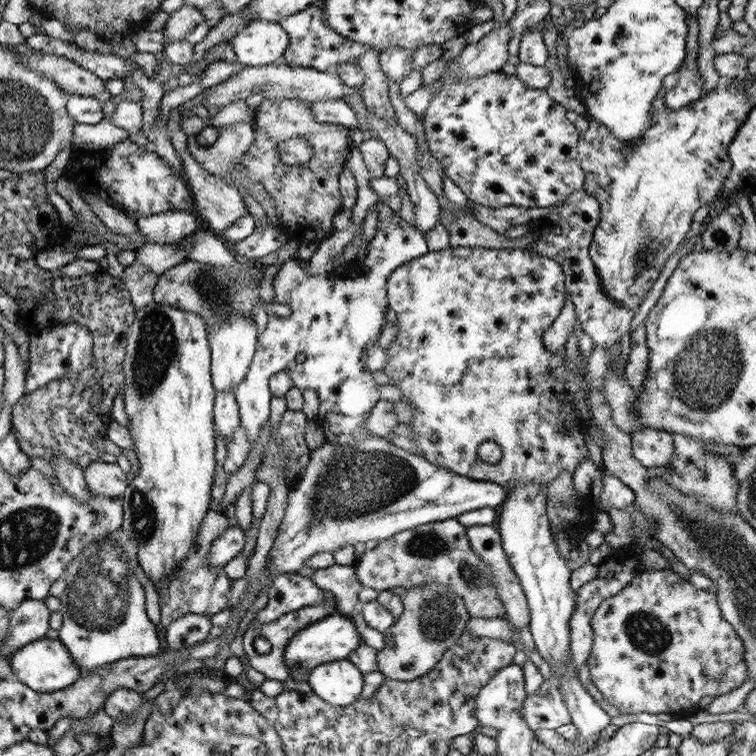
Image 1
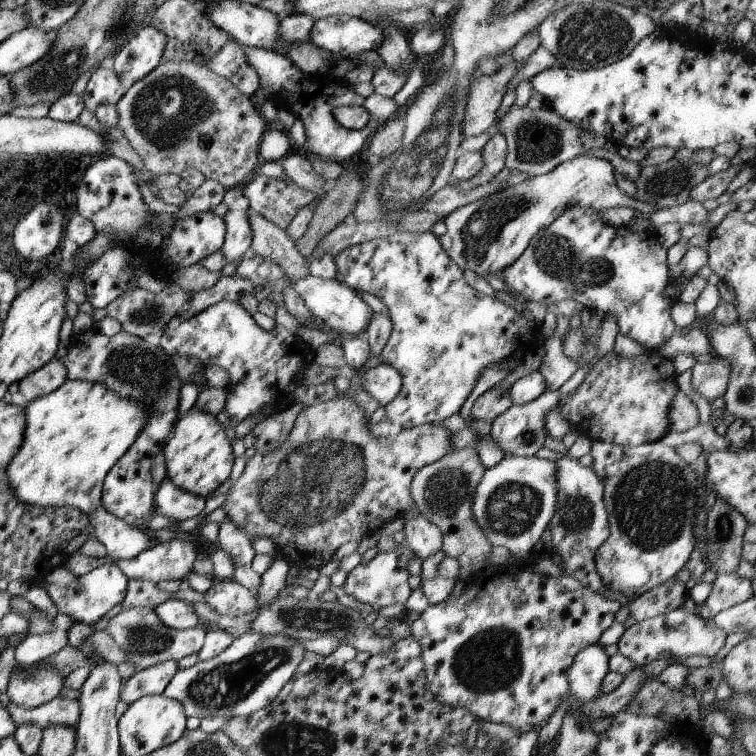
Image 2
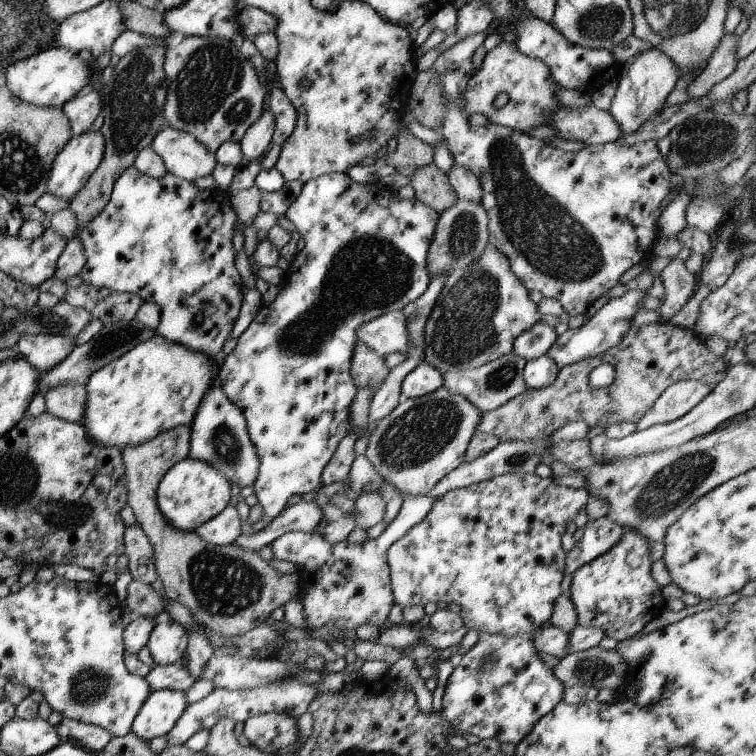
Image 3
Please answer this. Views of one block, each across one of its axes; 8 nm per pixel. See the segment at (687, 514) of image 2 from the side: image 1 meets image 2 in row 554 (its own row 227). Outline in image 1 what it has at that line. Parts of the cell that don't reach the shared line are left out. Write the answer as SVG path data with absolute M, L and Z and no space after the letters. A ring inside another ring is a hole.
M723 81L711 93L675 111L666 106L658 108L649 118L650 126L633 144L613 137L601 123L589 118L587 130L578 132L576 159L583 171L582 188L599 204L599 220L588 255L596 268L602 291L616 304L635 311L663 264L689 230L692 214L720 193L721 182L730 173L728 144L751 112L745 94L727 89L727 85Z

